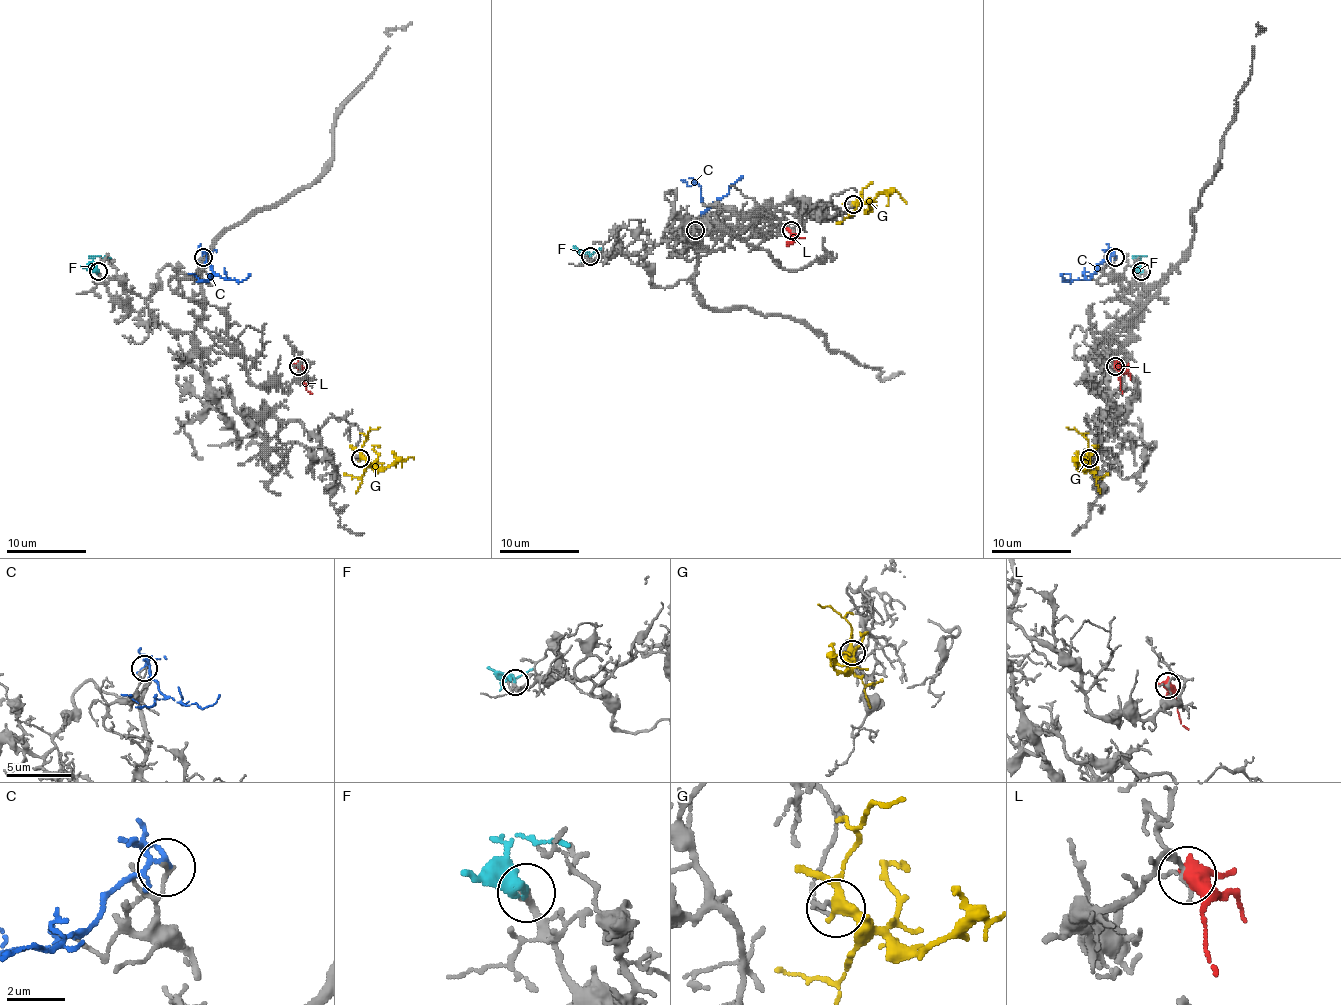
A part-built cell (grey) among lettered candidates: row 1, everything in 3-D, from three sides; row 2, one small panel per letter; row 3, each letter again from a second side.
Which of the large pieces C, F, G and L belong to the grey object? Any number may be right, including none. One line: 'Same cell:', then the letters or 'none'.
Same cell: F

